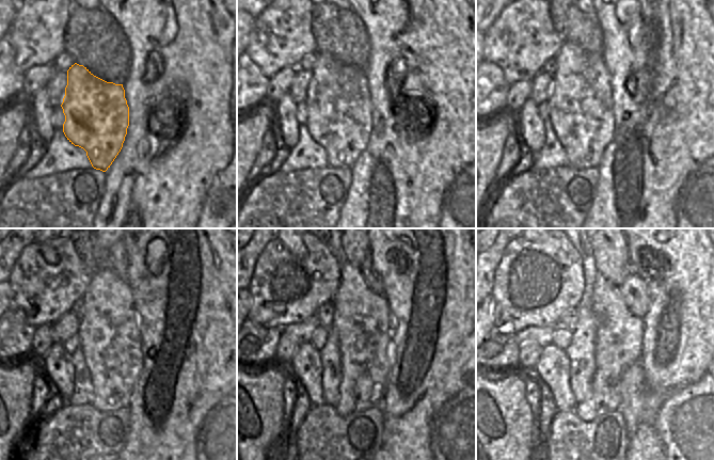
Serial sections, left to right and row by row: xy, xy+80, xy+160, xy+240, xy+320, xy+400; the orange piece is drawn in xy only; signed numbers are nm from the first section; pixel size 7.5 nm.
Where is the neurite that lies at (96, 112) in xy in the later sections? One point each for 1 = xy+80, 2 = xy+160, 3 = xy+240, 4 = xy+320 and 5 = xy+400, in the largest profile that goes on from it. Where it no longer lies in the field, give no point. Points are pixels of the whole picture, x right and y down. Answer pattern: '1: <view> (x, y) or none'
1: xy+80 (338, 117)
2: xy+160 (581, 108)
3: xy+240 (110, 340)
4: xy+320 (362, 320)
5: xy+400 (618, 344)

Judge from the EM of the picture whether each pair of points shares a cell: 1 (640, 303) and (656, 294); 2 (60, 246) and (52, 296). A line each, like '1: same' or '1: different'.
1: different
2: same

